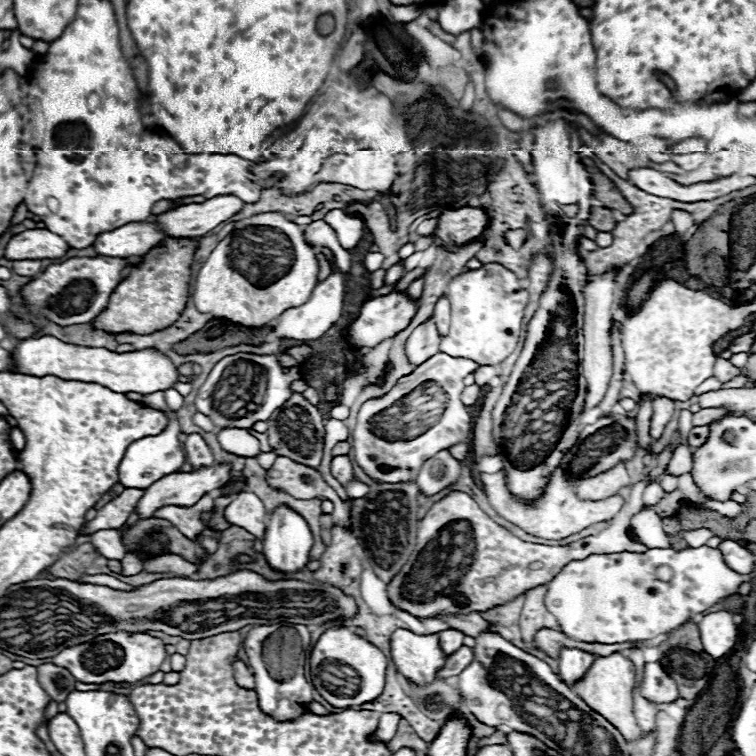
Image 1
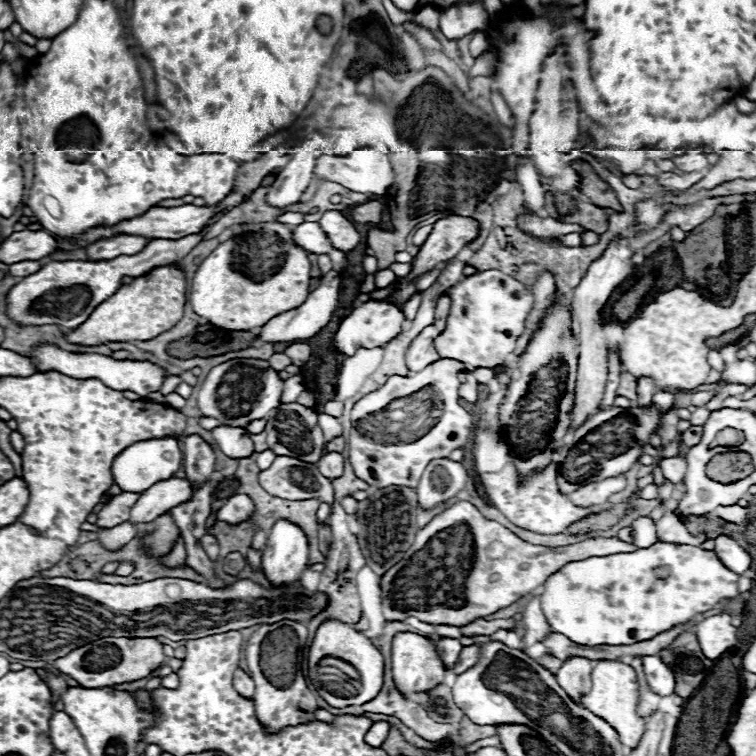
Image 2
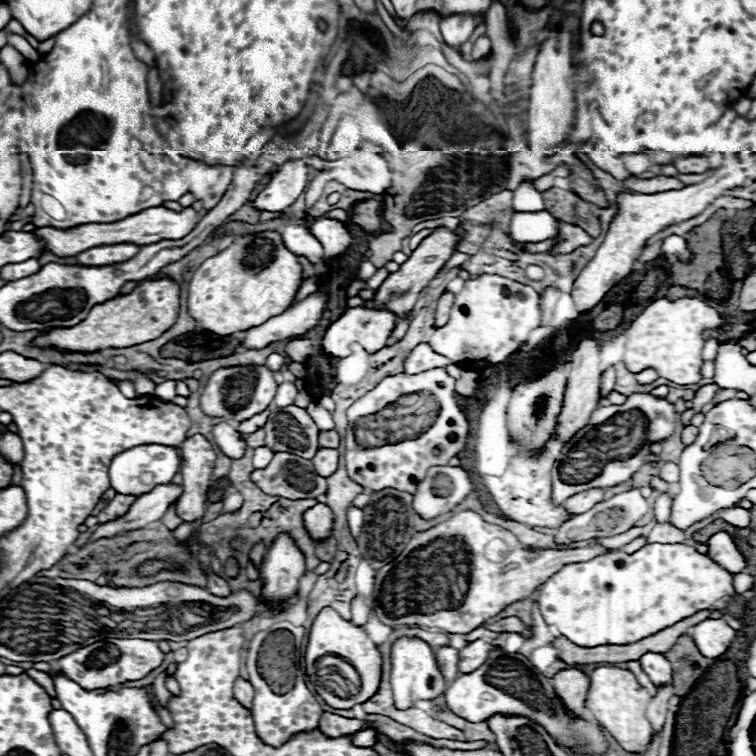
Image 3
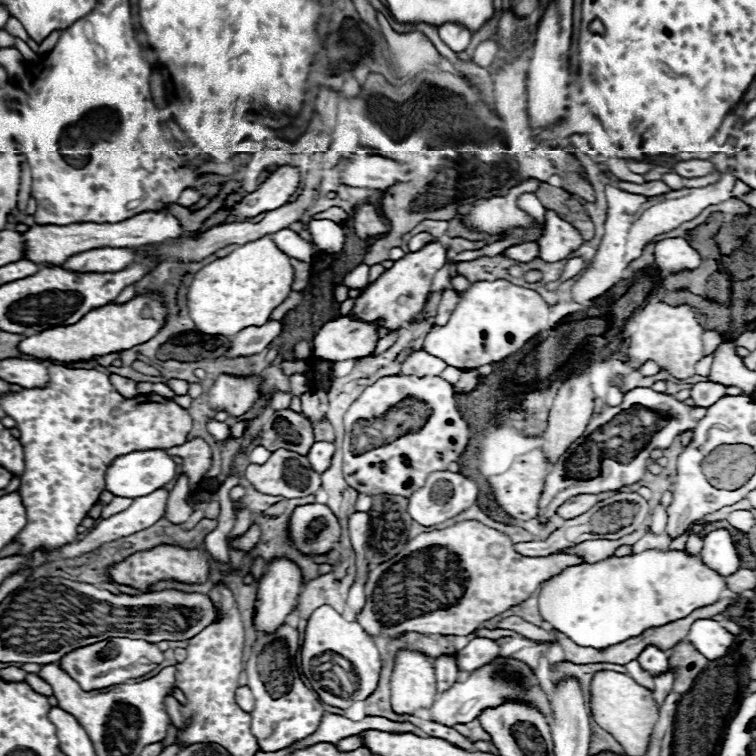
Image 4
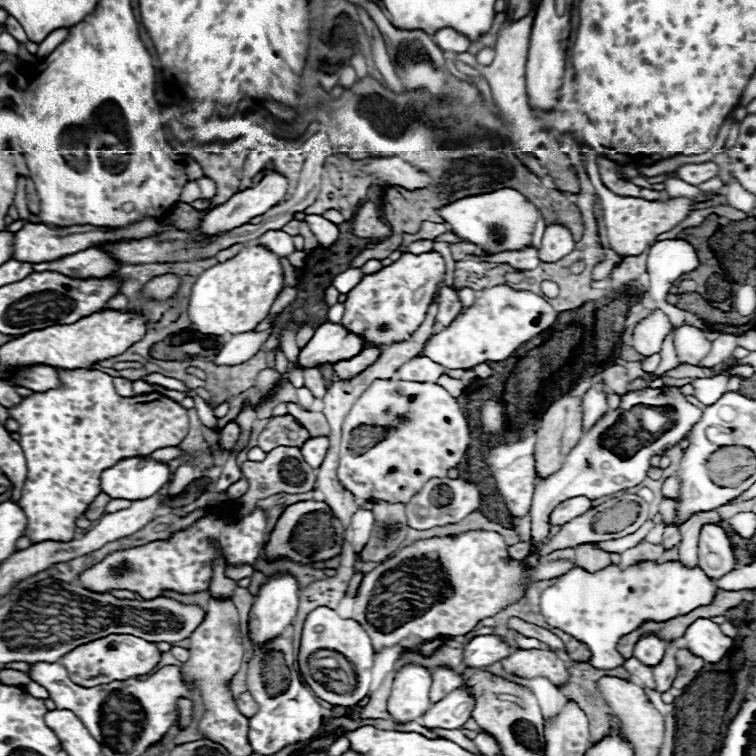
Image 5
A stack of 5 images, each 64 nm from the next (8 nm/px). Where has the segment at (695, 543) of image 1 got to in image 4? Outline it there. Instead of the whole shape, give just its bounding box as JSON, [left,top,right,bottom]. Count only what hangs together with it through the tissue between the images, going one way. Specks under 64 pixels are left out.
[632,532,674,554]

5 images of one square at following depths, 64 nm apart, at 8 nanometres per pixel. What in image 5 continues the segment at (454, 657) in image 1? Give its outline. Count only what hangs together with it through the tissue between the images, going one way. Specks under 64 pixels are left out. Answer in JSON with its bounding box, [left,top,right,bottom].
[462,636,508,668]

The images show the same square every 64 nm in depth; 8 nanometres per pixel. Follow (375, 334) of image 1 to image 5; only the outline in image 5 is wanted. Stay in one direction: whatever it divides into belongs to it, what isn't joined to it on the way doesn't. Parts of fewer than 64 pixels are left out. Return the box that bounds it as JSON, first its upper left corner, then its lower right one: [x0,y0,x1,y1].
[298,322,366,368]

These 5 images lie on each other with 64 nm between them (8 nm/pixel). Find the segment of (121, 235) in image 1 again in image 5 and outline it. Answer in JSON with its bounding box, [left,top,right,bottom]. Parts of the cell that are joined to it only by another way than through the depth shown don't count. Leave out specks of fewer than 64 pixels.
[34,248,120,278]

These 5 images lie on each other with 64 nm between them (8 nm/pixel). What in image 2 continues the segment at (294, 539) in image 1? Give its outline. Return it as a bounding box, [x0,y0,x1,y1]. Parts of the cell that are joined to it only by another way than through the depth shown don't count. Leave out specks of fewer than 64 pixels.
[262,520,308,586]

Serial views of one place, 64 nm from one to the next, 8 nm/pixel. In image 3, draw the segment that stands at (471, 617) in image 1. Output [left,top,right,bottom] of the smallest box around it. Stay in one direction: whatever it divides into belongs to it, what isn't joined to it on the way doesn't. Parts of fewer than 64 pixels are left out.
[480,616,530,634]

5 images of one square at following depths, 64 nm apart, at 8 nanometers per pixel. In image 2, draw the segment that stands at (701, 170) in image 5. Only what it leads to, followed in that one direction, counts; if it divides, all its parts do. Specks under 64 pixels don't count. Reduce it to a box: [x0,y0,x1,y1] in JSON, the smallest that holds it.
[674,150,706,172]

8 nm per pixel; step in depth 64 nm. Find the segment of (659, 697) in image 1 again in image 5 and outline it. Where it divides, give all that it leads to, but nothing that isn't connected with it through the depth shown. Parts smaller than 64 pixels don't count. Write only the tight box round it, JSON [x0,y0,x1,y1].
[634,634,666,666]

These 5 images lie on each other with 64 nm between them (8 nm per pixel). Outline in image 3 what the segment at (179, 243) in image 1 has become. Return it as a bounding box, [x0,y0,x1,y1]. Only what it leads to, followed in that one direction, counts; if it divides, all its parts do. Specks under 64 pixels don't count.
[36,278,180,352]

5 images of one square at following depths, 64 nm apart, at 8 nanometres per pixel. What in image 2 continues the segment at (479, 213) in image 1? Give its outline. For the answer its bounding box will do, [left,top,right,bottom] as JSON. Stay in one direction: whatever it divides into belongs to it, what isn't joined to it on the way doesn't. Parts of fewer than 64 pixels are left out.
[410,216,480,276]

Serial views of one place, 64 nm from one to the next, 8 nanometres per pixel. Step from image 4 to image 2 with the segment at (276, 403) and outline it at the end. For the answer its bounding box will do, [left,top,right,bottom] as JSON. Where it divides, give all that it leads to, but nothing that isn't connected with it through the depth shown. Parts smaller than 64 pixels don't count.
[282,376,304,402]

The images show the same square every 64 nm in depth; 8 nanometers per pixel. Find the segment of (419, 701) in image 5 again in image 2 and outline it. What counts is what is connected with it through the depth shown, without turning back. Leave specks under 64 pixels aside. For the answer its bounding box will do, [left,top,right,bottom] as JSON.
[392,632,446,692]

